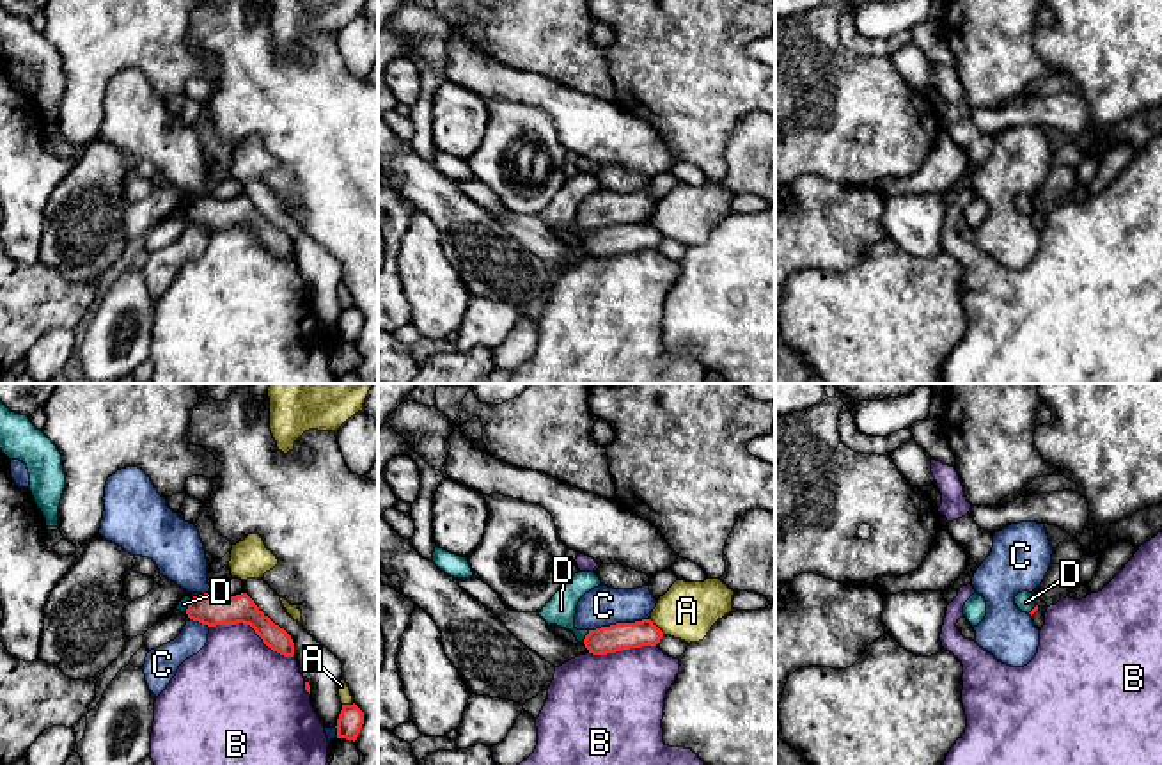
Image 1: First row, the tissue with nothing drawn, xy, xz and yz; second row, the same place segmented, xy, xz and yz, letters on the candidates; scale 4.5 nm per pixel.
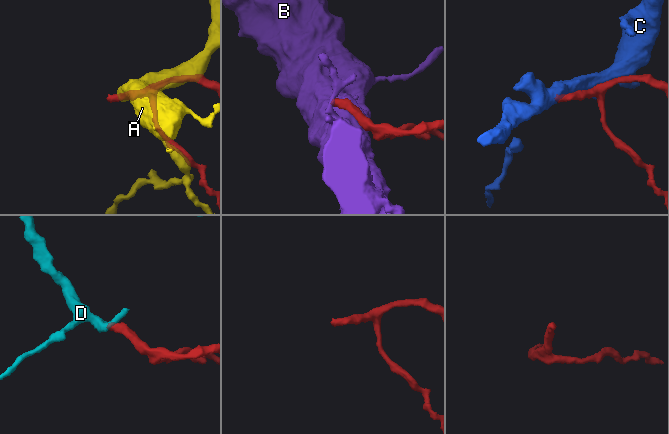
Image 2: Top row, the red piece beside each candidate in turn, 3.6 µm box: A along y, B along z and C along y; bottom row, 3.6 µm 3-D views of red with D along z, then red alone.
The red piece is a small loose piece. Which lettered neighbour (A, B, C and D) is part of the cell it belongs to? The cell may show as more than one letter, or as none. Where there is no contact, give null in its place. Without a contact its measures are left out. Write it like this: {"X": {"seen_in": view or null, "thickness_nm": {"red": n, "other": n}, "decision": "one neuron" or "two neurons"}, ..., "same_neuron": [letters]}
{"A": {"seen_in": "xz", "thickness_nm": {"red": 130, "other": 260}, "decision": "two neurons"}, "B": {"seen_in": "xy", "thickness_nm": {"red": 140, "other": 400}, "decision": "two neurons"}, "C": {"seen_in": "xz", "thickness_nm": {"red": 130, "other": 180}, "decision": "two neurons"}, "D": {"seen_in": "xz", "thickness_nm": {"red": 130, "other": 140}, "decision": "one neuron"}, "same_neuron": ["D"]}

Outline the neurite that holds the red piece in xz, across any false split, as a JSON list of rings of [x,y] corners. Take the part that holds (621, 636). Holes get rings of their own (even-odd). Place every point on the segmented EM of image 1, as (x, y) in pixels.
[[[578,572],[568,577],[552,600],[541,609],[539,616],[550,625],[571,630],[589,653],[607,655],[630,648],[656,646],[663,632],[651,621],[616,623],[596,630],[577,630],[575,614],[580,598],[601,586],[594,572]]]

